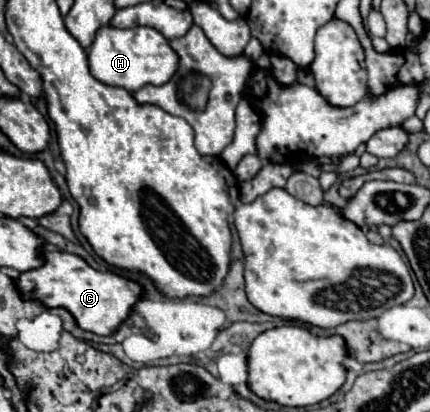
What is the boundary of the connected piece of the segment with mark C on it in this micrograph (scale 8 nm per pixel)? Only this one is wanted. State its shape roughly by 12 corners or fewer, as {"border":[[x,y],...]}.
{"border":[[66,251],[20,273],[24,299],[110,335],[142,287]]}

